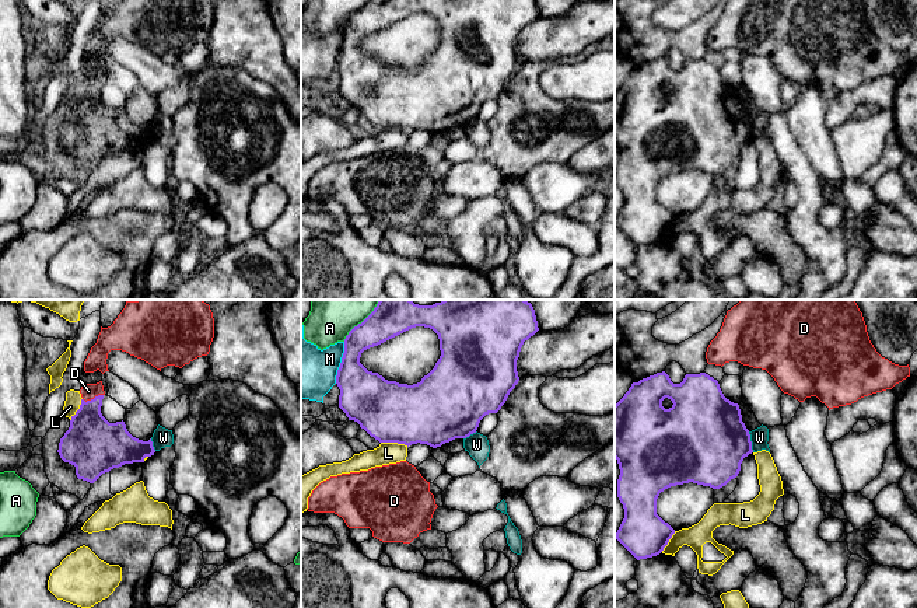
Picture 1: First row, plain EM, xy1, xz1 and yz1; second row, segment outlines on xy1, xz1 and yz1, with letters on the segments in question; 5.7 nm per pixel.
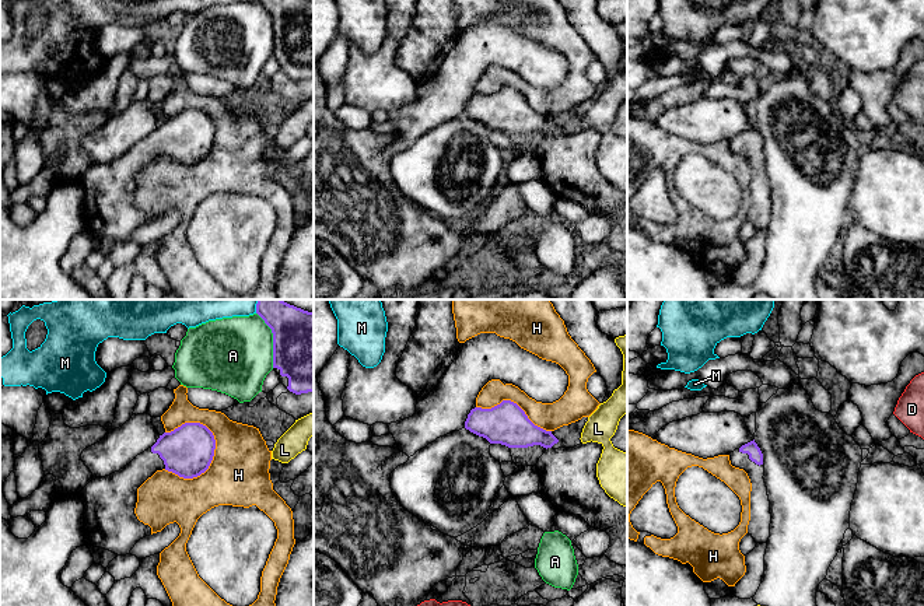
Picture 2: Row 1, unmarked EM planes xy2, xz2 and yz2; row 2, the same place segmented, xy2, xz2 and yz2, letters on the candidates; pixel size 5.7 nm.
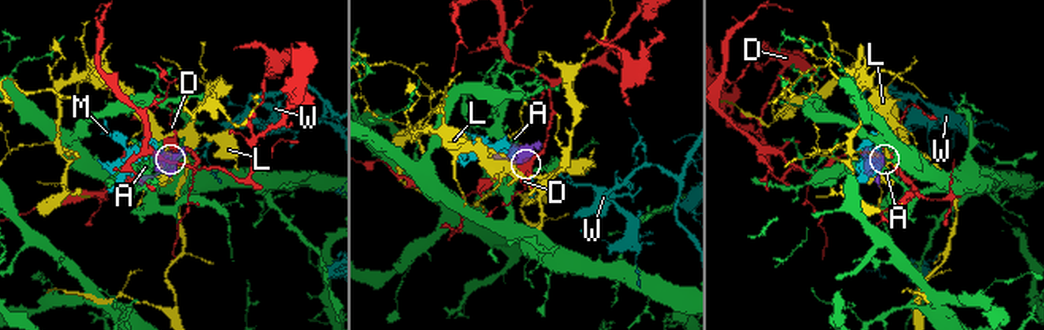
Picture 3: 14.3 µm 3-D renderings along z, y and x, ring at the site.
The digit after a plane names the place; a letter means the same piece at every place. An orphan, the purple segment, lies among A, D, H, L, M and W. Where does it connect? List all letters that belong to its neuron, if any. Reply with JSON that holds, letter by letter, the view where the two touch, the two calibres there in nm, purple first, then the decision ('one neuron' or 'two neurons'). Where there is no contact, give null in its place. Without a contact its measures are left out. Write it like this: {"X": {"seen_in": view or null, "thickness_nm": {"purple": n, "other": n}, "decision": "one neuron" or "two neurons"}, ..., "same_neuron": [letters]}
{"A": {"seen_in": "xy2", "thickness_nm": {"purple": 420, "other": 440}, "decision": "two neurons"}, "D": {"seen_in": "xy1", "thickness_nm": {"purple": 300, "other": 90}, "decision": "two neurons"}, "H": {"seen_in": "xy2", "thickness_nm": {"purple": 300, "other": 360}, "decision": "two neurons"}, "L": {"seen_in": "xz1", "thickness_nm": {"purple": 360, "other": 130}, "decision": "two neurons"}, "M": {"seen_in": "xz1", "thickness_nm": {"purple": 300, "other": 320}, "decision": "two neurons"}, "W": {"seen_in": "yz1", "thickness_nm": {"purple": 460, "other": 110}, "decision": "two neurons"}, "same_neuron": []}

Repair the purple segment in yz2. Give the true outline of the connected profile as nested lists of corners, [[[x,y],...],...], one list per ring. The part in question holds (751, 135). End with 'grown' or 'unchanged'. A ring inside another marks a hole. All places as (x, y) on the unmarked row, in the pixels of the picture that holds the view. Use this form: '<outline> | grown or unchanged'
[[[753,126],[731,139],[729,147],[732,153],[743,155],[752,169],[748,220],[756,230],[767,230],[770,224],[771,200],[767,174],[763,165],[763,140]]] | grown

